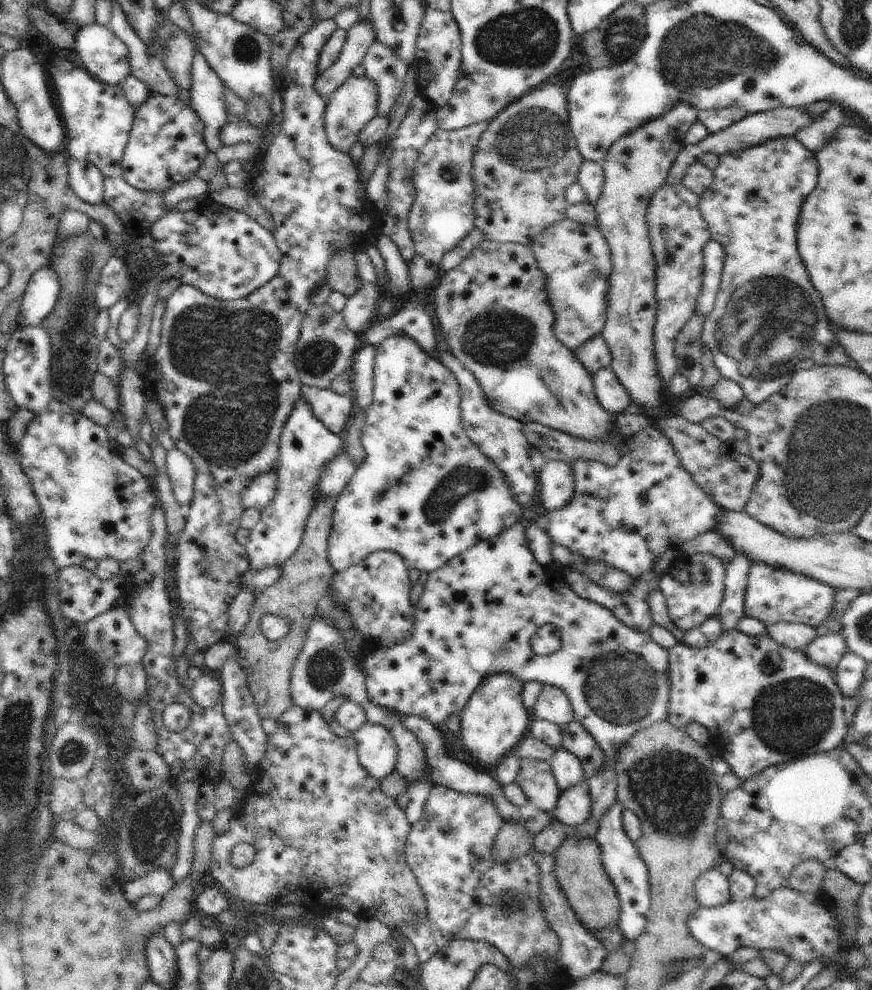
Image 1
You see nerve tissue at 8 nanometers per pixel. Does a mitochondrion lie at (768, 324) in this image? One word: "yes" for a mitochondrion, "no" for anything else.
yes

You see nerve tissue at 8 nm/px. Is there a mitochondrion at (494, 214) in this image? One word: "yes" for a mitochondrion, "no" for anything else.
no

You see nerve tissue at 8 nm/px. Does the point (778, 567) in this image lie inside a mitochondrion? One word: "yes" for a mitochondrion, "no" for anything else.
no

